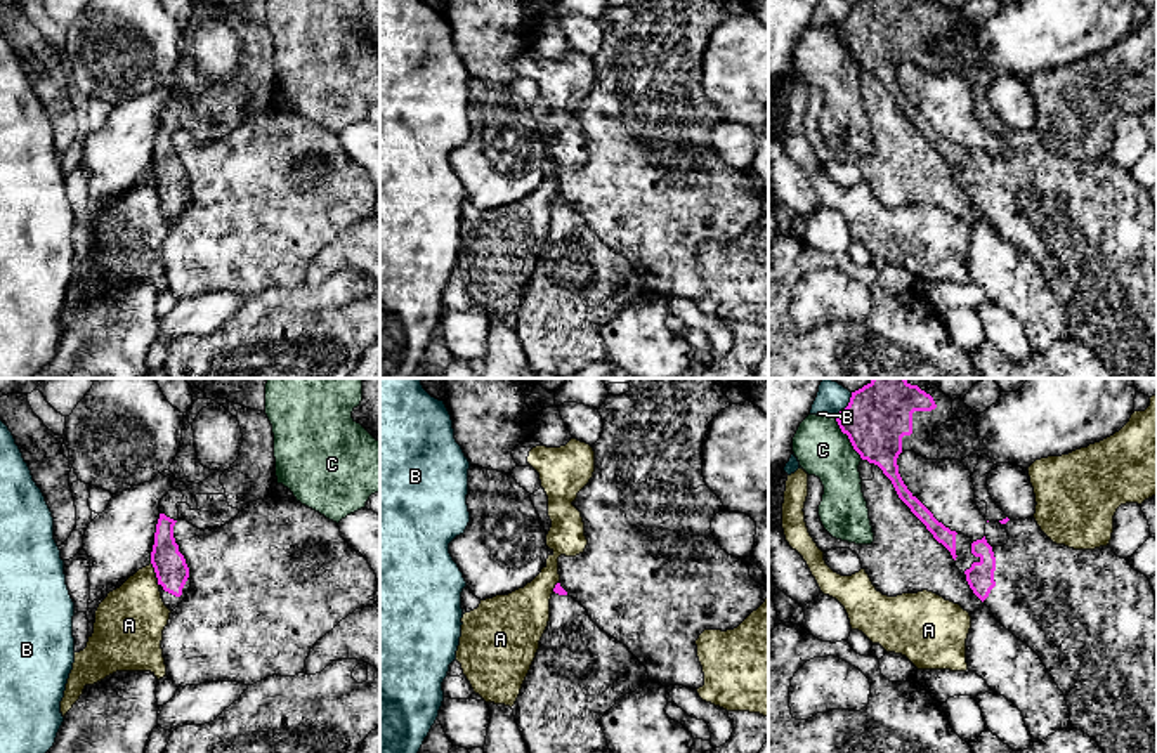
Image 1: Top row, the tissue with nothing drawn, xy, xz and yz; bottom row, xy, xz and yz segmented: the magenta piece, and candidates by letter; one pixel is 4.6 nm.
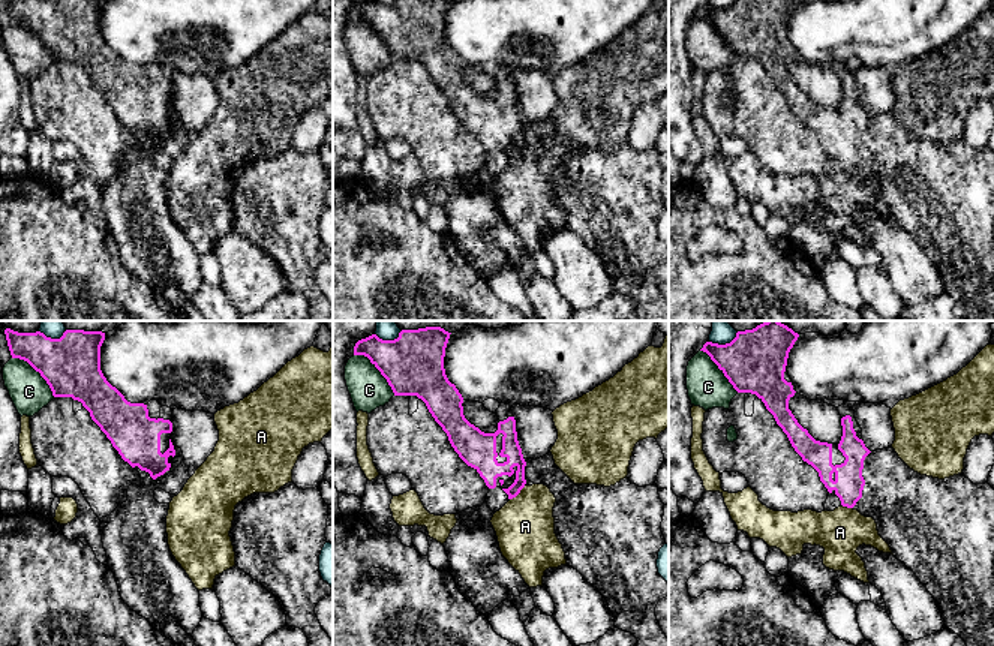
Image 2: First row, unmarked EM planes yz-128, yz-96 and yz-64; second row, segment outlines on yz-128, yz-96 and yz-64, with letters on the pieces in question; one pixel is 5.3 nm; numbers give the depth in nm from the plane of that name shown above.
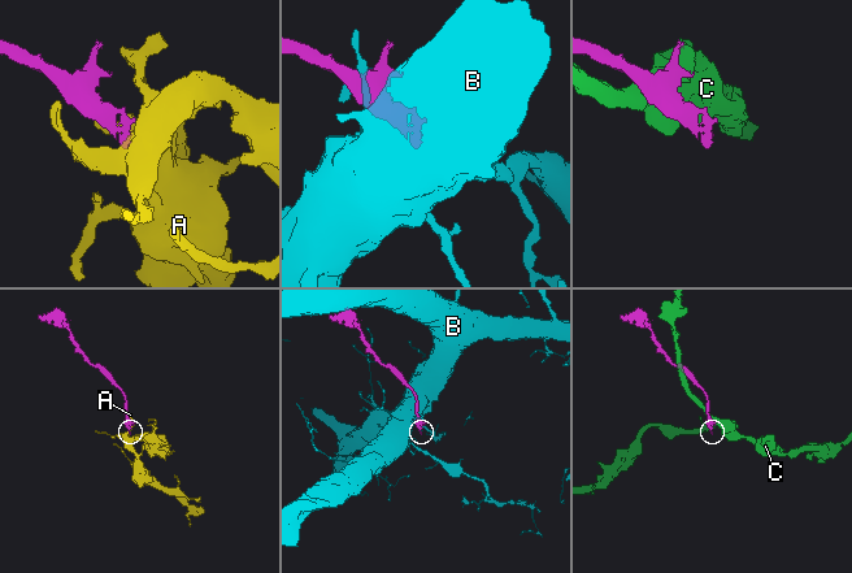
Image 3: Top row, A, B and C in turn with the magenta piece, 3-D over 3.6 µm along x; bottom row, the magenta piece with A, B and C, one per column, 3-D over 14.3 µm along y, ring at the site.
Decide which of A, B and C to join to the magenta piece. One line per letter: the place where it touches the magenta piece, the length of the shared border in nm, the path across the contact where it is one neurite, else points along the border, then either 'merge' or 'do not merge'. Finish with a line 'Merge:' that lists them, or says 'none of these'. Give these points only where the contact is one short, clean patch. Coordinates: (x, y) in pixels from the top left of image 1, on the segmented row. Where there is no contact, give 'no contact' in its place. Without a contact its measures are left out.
A: contact xy (156, 575); length 120 nm; border xy (151, 563), (158, 585); do not merge
B: contact yz (849, 405); length 150 nm; do not merge
C: contact yz (849, 438); length 240 nm; do not merge
Merge: none of these

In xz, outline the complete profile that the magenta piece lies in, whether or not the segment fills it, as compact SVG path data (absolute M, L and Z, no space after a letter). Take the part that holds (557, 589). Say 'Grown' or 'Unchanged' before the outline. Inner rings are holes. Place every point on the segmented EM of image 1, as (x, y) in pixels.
Grown. M557 583L548 626L512 710L529 753L605 751L609 744L600 718L619 697L647 684L647 668L624 644L602 632L586 609Z

